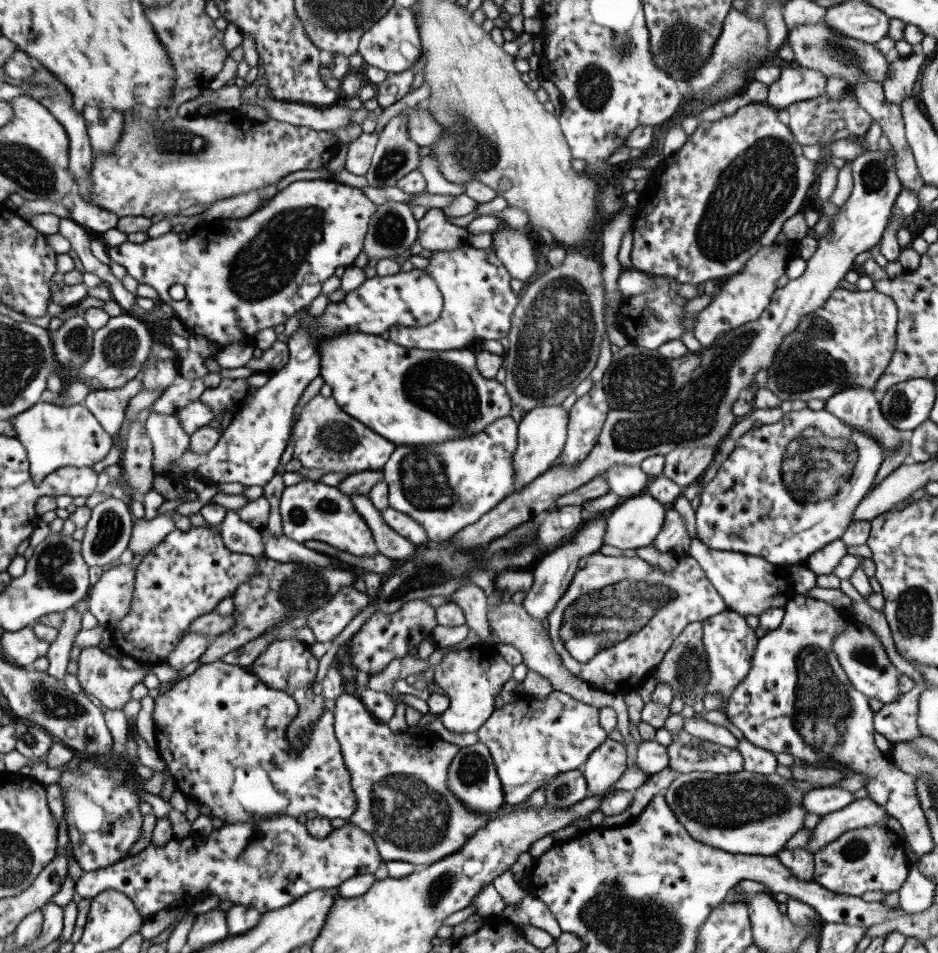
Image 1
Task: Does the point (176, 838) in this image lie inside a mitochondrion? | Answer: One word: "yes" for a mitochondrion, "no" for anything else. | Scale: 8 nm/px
no

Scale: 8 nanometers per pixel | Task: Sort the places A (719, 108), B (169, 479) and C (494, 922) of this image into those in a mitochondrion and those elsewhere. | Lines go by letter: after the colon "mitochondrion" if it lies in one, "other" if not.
A: other
B: other
C: other

